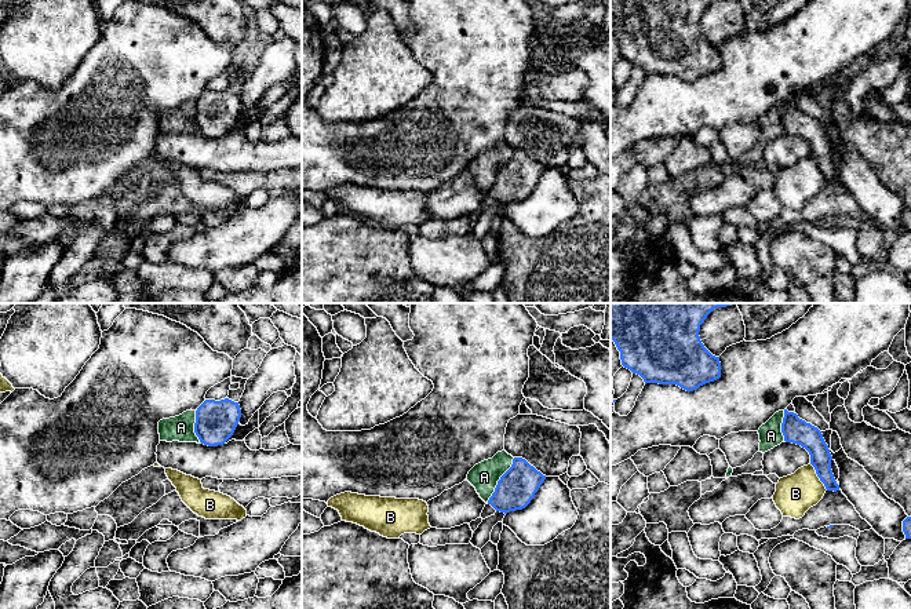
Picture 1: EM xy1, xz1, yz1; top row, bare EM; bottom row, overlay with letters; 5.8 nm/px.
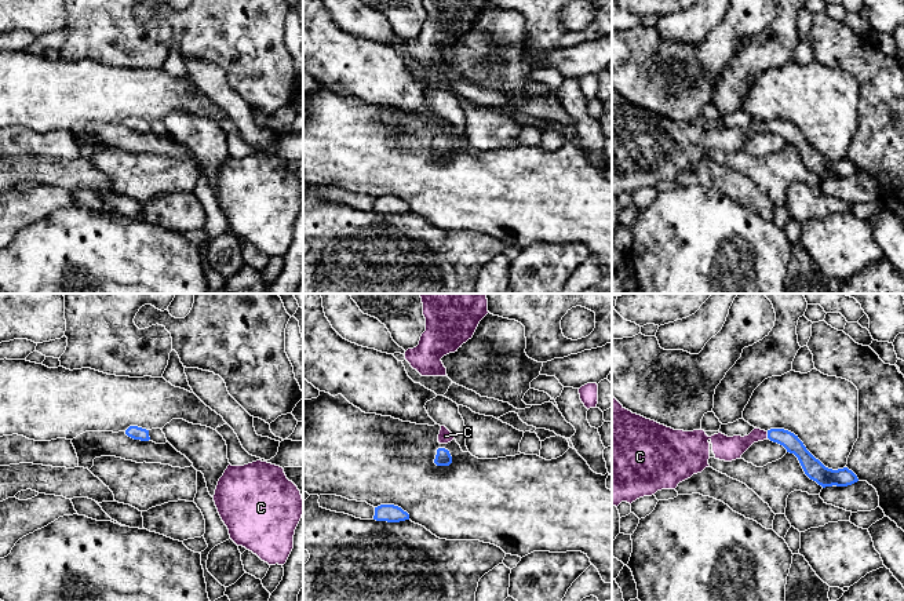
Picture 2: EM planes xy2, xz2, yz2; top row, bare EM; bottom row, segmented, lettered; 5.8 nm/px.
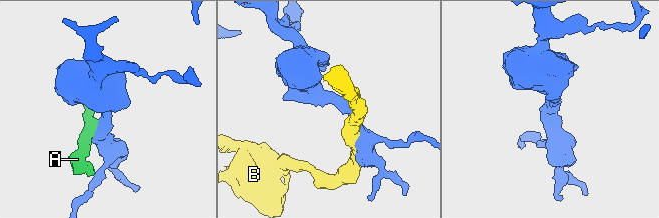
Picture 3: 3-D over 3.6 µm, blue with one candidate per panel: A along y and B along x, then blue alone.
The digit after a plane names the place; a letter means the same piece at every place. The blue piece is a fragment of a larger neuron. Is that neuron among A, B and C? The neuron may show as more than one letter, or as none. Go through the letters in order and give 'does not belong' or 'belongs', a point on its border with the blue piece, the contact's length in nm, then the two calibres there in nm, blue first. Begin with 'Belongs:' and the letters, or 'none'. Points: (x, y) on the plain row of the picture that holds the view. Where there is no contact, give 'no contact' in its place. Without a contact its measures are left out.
Belongs: C
A: does not belong | xz1 (499, 171) | 300 nm | 220/170 nm
B: does not belong | yz1 (817, 167) | 190 nm | 140/240 nm
C: belongs | yz2 (768, 126) | 40 nm | 100/140 nm

